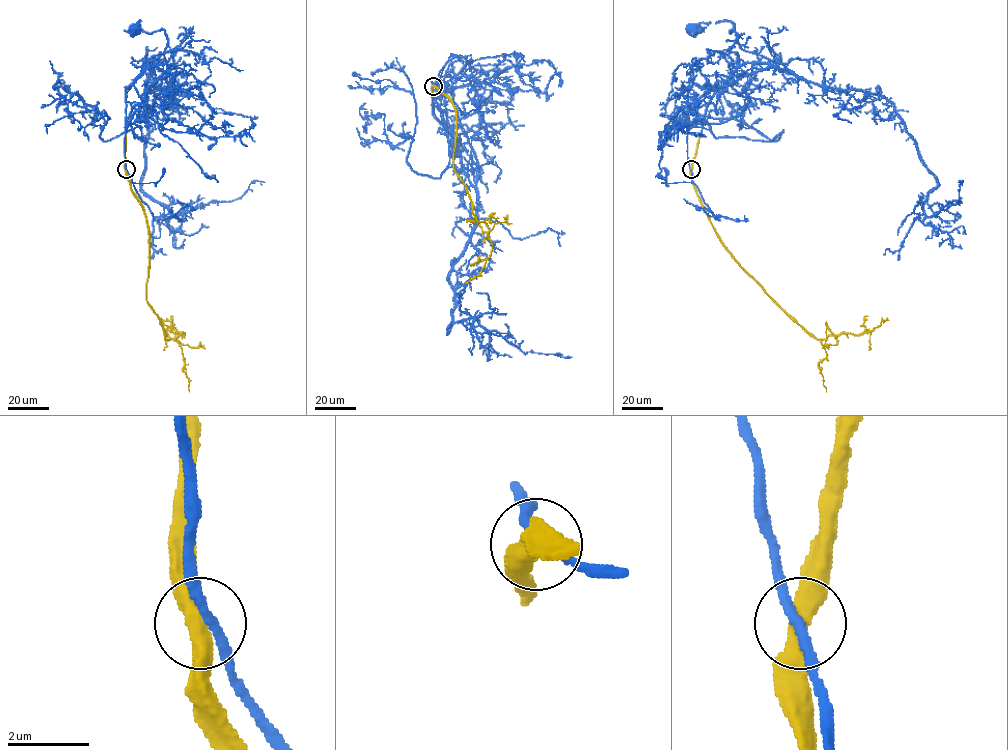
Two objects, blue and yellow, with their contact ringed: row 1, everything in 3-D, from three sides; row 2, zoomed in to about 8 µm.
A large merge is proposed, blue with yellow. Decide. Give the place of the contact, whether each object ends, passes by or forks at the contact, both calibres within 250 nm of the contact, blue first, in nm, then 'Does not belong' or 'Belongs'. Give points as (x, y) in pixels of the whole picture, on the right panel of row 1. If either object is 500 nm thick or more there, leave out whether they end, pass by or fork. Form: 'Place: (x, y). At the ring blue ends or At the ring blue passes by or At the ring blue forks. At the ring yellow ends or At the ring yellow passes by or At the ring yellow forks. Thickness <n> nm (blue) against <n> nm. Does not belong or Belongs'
Place: (691, 169). At the ring blue passes by. At the ring yellow passes by. Thickness 240 nm (blue) against 460 nm. Belongs

